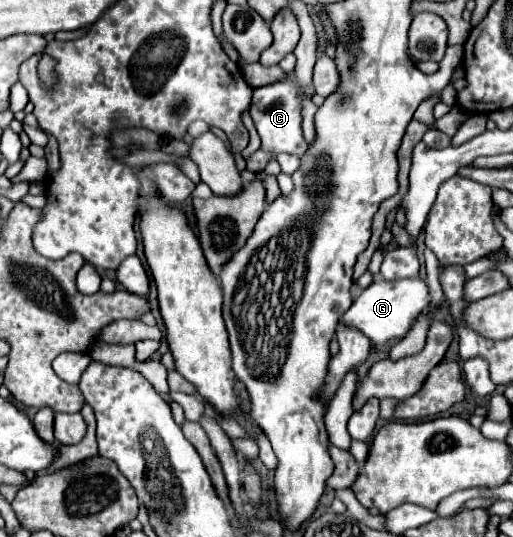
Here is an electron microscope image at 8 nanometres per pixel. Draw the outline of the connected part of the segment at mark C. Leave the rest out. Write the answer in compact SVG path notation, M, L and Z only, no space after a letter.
M294 79L278 81L278 83L272 83L272 85L264 85L264 87L254 89L250 115L254 119L258 135L262 139L260 149L246 159L246 165L248 165L250 171L264 171L266 163L274 157L274 153L284 151L284 153L292 153L292 155L302 155L306 151L306 141L302 137L302 127L300 127L300 121L302 121L300 99L298 99Z

